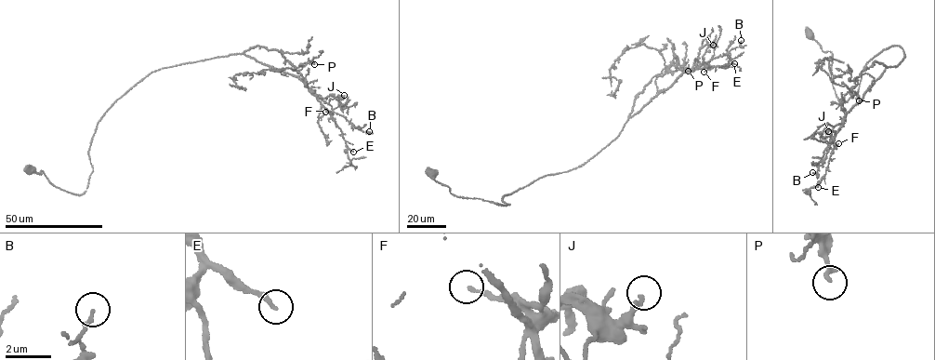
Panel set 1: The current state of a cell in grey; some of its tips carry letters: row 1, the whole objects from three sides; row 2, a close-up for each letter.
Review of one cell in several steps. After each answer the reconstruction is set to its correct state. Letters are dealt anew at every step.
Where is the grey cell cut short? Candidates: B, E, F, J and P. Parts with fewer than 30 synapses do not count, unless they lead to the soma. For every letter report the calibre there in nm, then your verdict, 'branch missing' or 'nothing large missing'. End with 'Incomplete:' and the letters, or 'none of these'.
B: 140 nm thick; nothing large missing
E: 200 nm thick; branch missing
F: 150 nm thick; nothing large missing
J: 240 nm thick; nothing large missing
P: 180 nm thick; nothing large missing
Incomplete: E

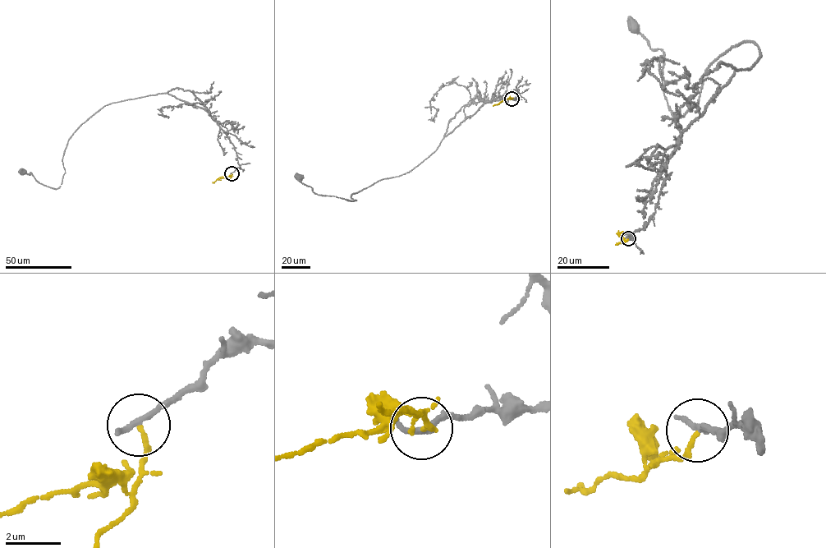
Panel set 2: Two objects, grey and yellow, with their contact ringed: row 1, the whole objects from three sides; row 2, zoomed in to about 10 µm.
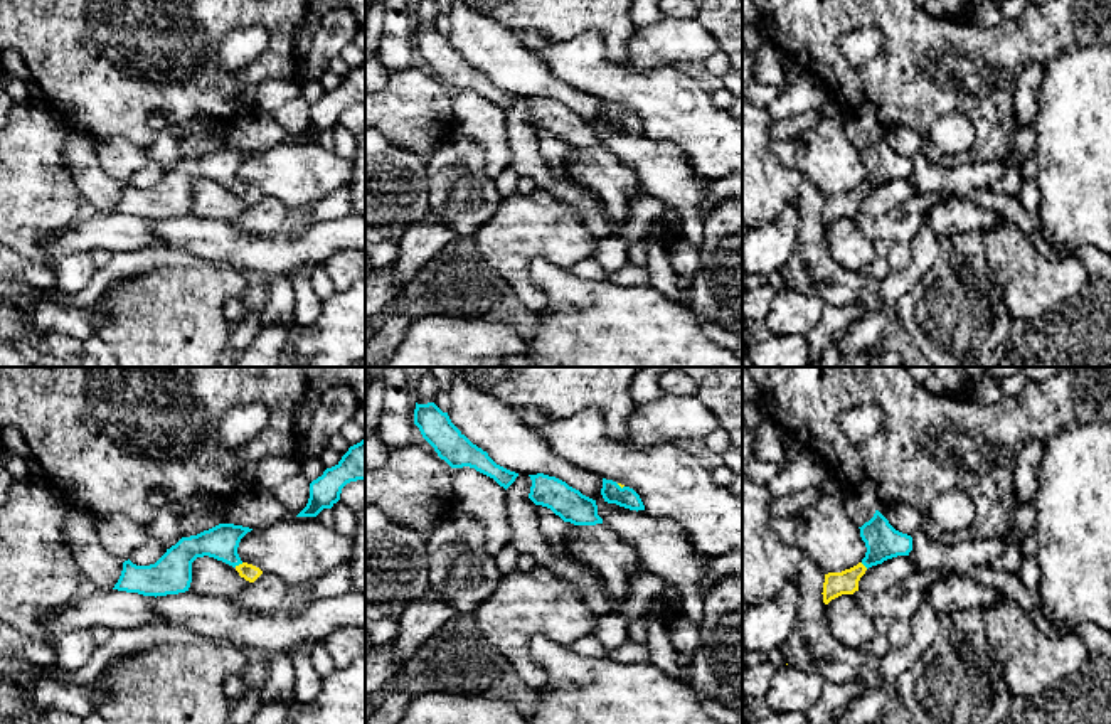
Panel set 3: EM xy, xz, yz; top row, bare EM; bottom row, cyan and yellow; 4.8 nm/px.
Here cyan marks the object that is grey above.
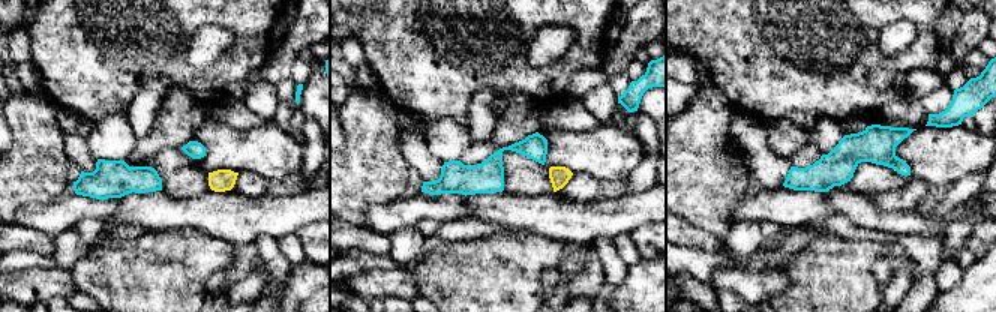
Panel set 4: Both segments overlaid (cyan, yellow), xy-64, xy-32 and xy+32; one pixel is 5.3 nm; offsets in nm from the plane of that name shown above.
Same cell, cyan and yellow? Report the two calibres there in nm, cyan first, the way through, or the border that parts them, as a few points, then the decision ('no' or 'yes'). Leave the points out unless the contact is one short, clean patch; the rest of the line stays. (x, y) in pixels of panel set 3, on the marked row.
calibres 160 and 80 nm; way xy (221, 542), (238, 564), (248, 571); yes

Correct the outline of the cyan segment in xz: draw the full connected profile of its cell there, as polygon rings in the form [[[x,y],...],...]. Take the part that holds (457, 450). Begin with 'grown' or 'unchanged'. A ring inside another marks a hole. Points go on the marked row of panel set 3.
unchanged; [[[434,402],[417,404],[414,424],[423,438],[434,448],[438,456],[451,468],[470,466],[493,478],[505,490],[515,482],[518,473],[497,465],[486,451],[473,445]]]

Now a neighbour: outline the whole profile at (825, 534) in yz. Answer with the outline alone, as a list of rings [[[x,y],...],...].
[[[823,495],[798,517],[778,517],[769,510],[769,524],[779,540],[800,549],[825,574],[857,566],[867,552],[858,525],[843,508],[843,497]]]

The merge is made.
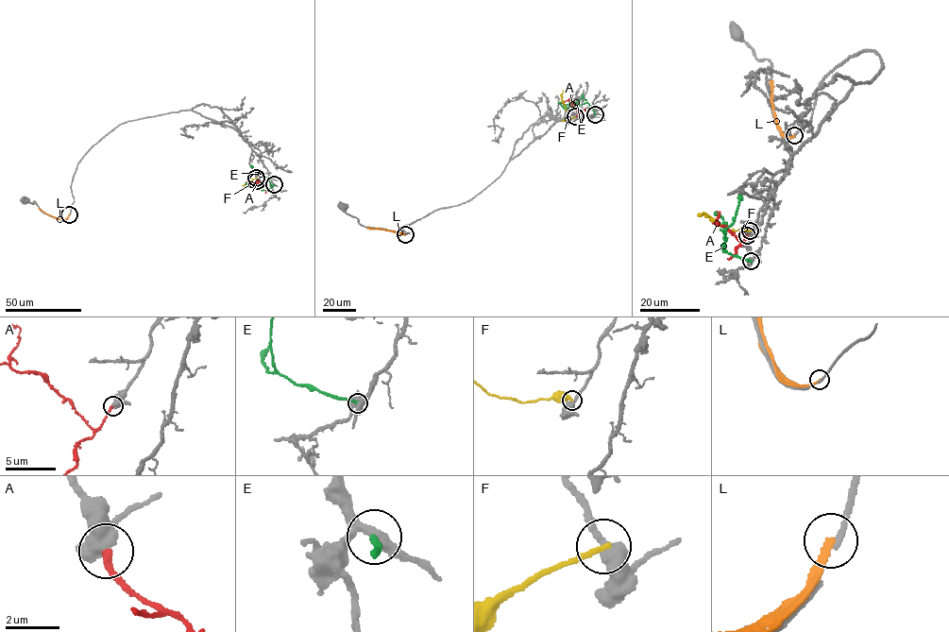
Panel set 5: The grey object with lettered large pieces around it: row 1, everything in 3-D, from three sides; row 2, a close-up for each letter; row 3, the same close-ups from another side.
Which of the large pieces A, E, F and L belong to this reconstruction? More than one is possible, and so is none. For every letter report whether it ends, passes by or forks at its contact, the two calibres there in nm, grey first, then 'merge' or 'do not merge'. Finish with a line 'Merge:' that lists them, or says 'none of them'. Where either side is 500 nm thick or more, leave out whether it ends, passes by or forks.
A: calibres 750 and 240 nm; merge
E: it ends; calibres 360 and 200 nm; do not merge
F: it ends; calibres 440 and 190 nm; do not merge
L: it ends; calibres 130 and 200 nm; do not merge
Merge: A

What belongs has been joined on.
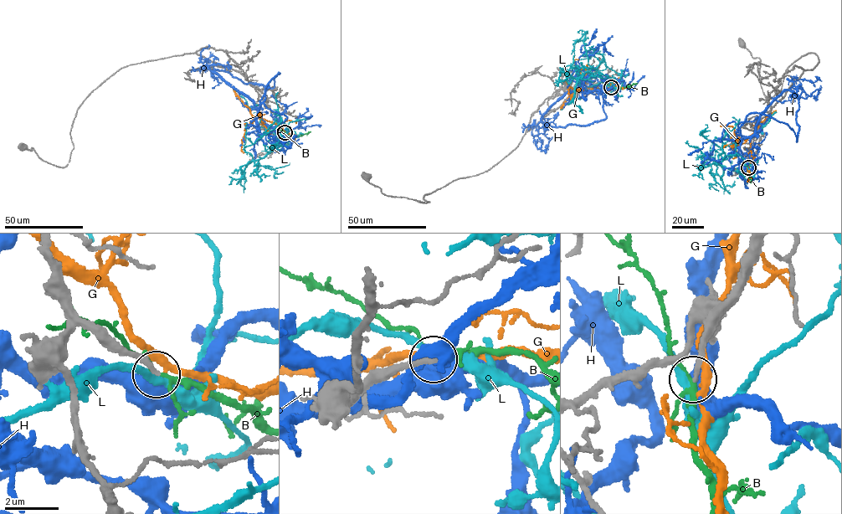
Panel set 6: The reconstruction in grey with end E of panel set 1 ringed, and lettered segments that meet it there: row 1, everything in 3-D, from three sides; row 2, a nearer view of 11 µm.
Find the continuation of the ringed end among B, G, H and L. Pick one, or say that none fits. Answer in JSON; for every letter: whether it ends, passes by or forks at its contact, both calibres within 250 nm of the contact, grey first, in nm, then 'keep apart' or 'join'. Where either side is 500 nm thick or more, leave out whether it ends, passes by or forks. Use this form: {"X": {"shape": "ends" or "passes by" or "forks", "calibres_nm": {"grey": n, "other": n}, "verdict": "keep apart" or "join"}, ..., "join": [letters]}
{"B": {"shape": "forks", "calibres_nm": {"grey": 200, "other": 150}, "verdict": "join"}, "G": {"shape": "passes by", "calibres_nm": {"grey": 240, "other": 280}, "verdict": "keep apart"}, "H": {"calibres_nm": {"grey": 200, "other": 500}, "verdict": "keep apart"}, "L": {"shape": "passes by", "calibres_nm": {"grey": 190, "other": 240}, "verdict": "keep apart"}, "join": ["B"]}

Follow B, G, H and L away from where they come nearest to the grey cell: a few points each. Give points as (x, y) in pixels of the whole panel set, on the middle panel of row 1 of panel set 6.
B: (611, 87), (636, 84)
G: (610, 87), (577, 91), (585, 79), (575, 69), (573, 60), (578, 59)
H: (611, 88), (602, 91), (576, 70), (579, 57), (598, 48), (583, 54), (593, 55), (599, 46), (613, 56)
L: (611, 87), (618, 91), (622, 80), (593, 75), (595, 68), (582, 75), (576, 66), (575, 98), (561, 109)

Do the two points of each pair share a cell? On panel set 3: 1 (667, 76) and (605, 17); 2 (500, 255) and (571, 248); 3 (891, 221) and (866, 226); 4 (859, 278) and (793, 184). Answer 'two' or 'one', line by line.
1: two
2: one
3: one
4: one

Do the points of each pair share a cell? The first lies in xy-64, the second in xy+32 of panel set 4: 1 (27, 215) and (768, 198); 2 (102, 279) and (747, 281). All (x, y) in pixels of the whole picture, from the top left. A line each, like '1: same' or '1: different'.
1: same
2: different

